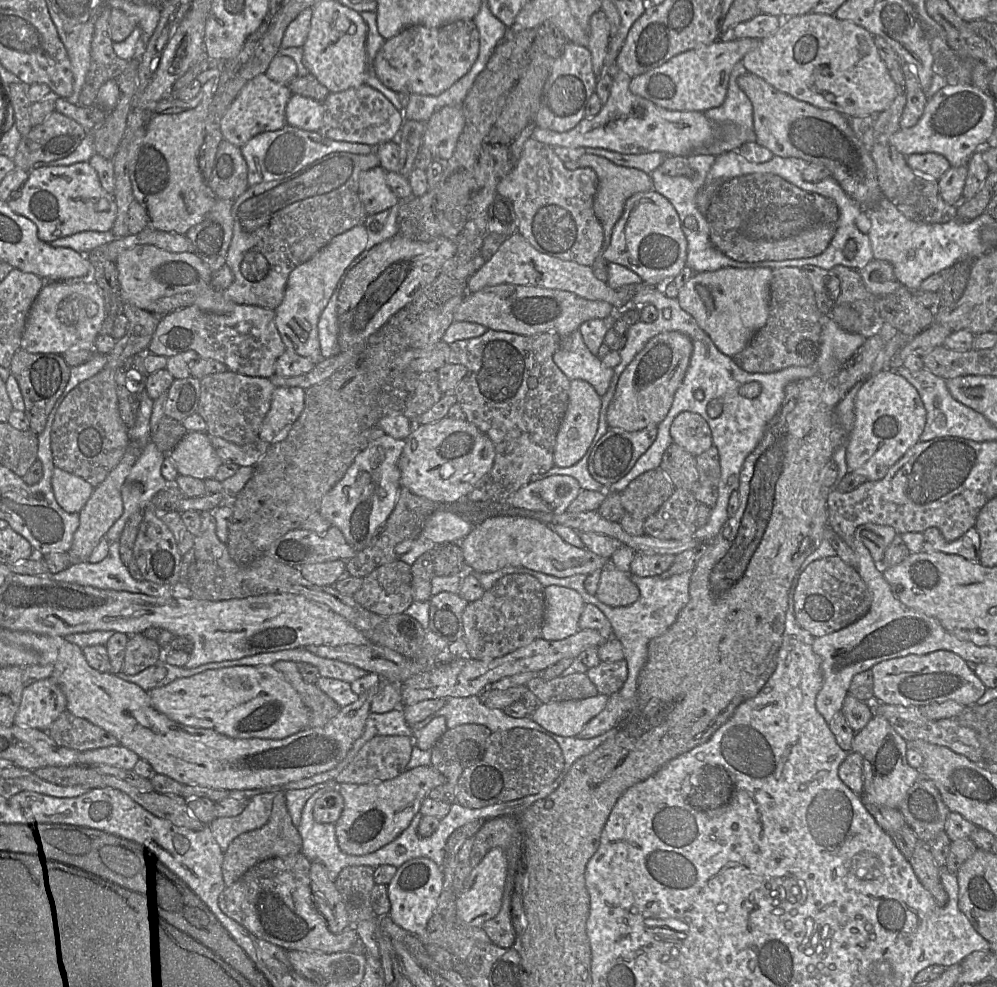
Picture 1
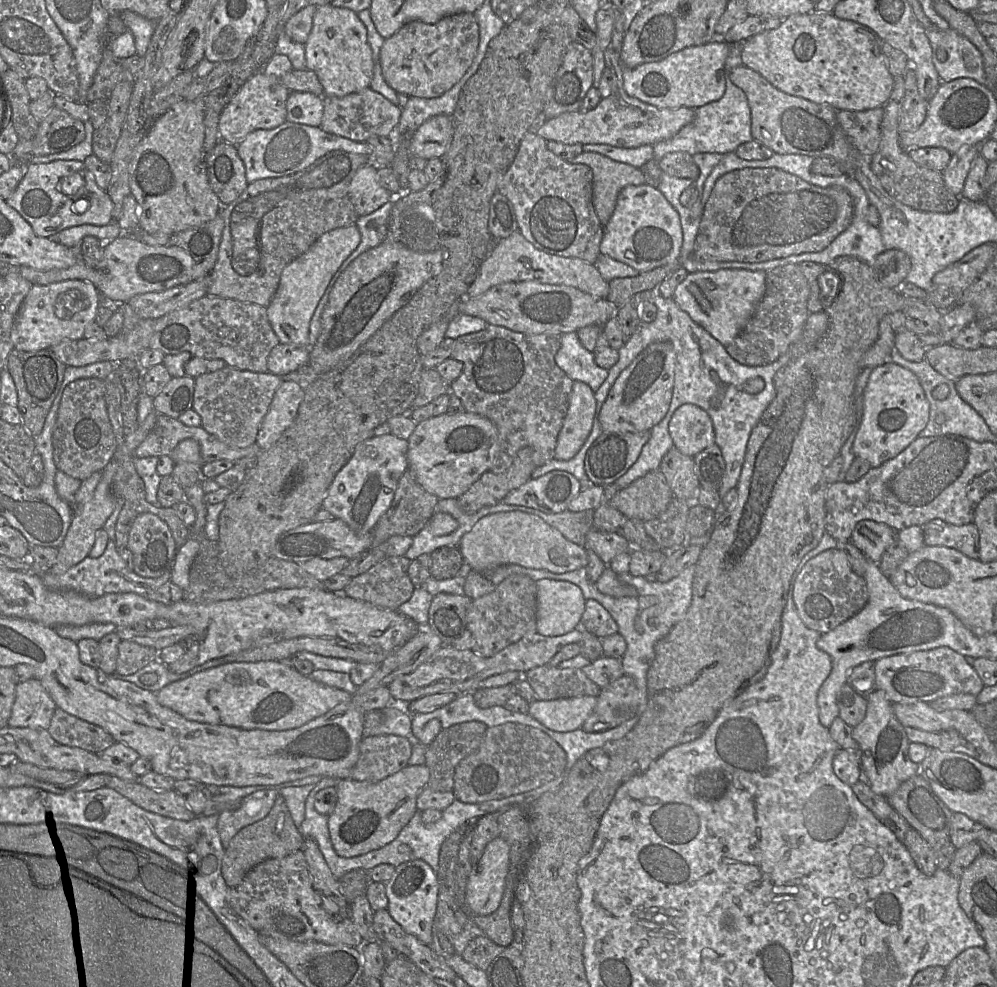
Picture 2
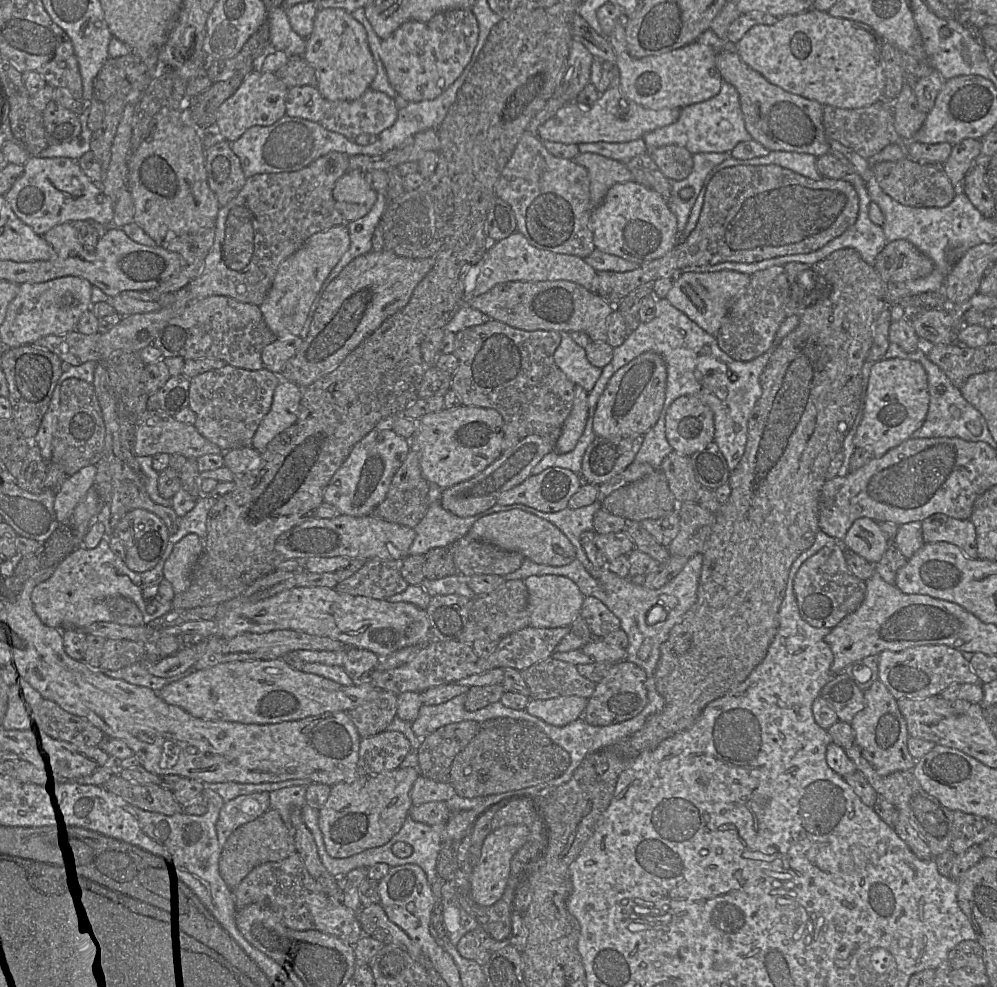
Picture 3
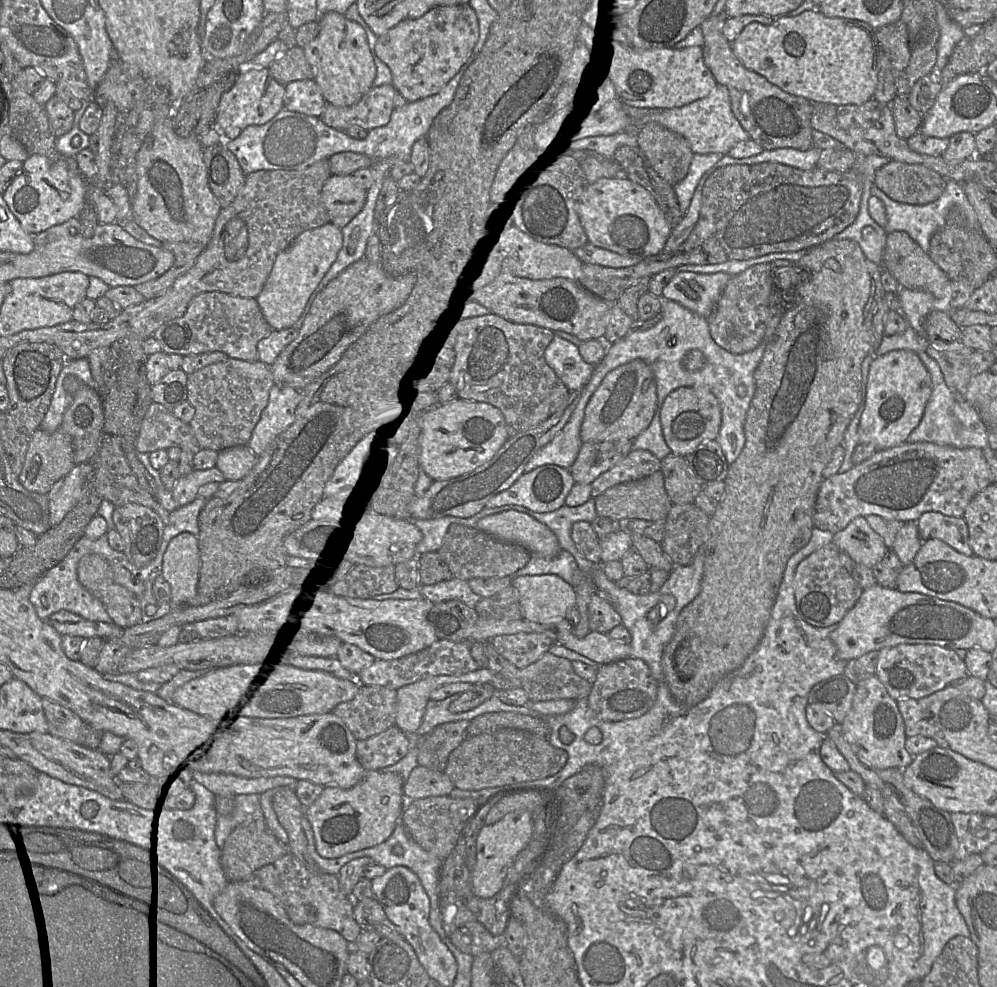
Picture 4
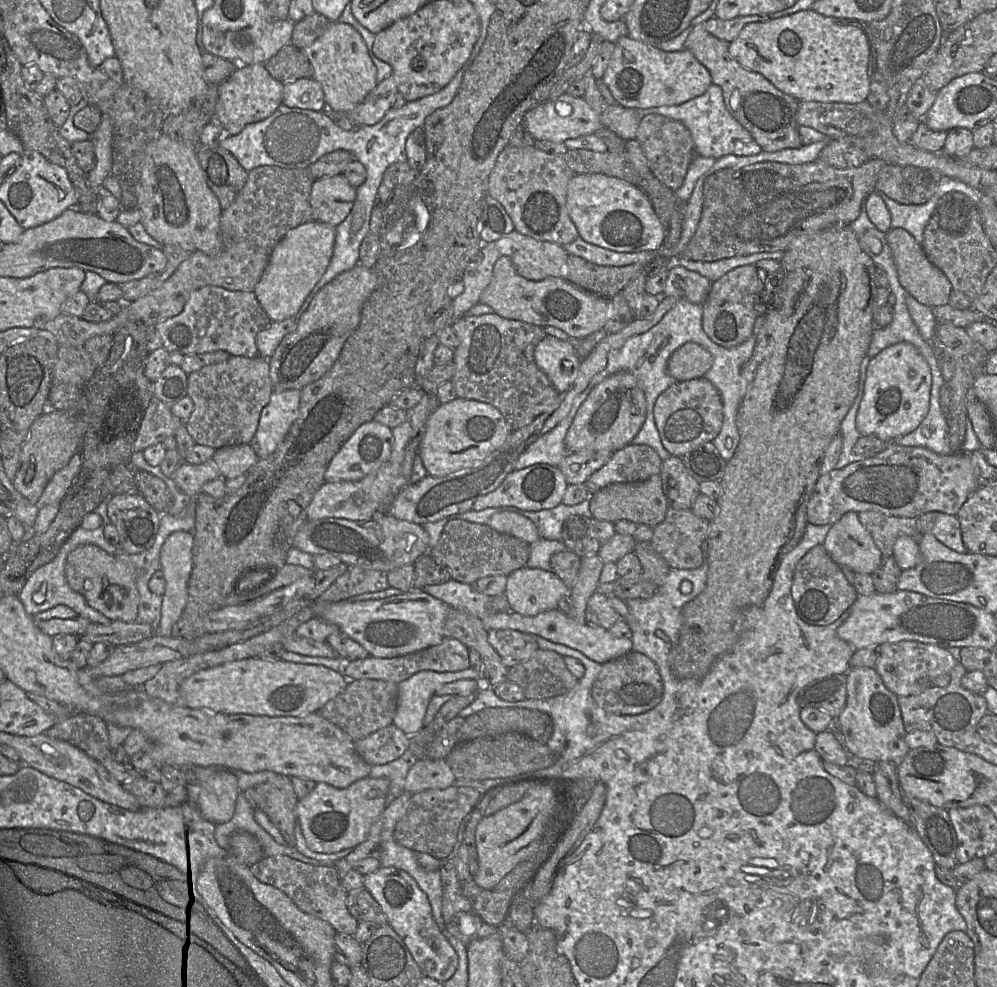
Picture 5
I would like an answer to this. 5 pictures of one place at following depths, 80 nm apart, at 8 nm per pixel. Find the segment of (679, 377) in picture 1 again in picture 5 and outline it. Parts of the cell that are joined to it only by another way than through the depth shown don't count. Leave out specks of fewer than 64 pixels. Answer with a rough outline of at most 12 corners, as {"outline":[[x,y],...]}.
{"outline":[[634,375],[595,386],[565,436],[569,453],[616,452],[647,411]]}

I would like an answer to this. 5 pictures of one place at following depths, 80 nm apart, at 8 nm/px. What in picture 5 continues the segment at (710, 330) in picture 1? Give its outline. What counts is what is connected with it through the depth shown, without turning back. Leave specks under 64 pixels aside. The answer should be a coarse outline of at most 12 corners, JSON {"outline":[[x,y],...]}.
{"outline":[[673,264],[664,296],[703,304],[712,282]]}

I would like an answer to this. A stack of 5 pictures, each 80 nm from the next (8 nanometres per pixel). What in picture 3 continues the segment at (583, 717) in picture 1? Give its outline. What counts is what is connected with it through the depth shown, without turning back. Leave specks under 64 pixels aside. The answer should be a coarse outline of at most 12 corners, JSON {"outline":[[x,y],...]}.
{"outline":[[580,696],[530,699],[526,711],[547,724],[566,726],[583,716]]}

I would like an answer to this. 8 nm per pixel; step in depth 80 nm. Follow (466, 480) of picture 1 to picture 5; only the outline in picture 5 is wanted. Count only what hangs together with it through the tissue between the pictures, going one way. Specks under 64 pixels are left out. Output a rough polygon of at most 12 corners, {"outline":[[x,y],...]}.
{"outline":[[457,397],[428,418],[429,475],[478,466],[512,430],[496,407]]}

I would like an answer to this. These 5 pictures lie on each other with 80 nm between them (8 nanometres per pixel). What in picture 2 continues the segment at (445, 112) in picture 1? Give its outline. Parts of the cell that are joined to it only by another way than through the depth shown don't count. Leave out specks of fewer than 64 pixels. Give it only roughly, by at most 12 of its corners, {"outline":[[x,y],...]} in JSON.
{"outline":[[451,116],[429,118],[409,137],[410,157],[442,158]]}

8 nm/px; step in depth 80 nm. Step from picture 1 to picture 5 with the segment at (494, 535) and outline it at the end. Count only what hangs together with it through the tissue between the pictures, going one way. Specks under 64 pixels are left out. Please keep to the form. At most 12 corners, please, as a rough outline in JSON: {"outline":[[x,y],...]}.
{"outline":[[514,512],[494,514],[487,525],[528,544],[541,538],[531,520]]}

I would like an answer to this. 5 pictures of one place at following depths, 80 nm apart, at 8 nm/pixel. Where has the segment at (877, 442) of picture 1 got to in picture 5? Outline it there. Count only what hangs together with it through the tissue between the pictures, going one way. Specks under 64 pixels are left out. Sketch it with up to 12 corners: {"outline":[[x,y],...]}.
{"outline":[[911,343],[870,359],[860,435],[895,442],[927,415],[931,370]]}

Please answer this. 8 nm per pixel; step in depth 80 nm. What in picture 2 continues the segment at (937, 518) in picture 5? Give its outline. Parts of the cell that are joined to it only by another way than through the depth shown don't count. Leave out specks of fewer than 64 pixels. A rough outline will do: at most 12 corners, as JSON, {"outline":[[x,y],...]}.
{"outline":[[934,519],[922,528],[924,545],[953,548],[979,559],[973,522]]}

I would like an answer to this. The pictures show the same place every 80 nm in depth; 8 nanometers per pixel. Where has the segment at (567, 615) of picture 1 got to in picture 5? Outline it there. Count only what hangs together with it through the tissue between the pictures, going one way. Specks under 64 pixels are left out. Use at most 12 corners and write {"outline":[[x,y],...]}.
{"outline":[[522,567],[507,576],[510,610],[557,609],[570,589],[552,571]]}

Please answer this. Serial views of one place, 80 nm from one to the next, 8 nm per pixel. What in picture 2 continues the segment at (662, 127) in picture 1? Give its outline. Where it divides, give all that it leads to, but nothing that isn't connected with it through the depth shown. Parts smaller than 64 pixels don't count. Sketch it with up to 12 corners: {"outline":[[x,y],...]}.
{"outline":[[619,53],[611,92],[592,110],[545,120],[563,144],[635,148],[669,139],[693,108],[657,108],[627,94]]}

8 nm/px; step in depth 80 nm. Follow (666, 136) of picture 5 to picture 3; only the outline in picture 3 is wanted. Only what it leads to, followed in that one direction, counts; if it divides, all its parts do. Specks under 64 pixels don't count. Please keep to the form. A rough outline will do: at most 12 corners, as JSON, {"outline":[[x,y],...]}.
{"outline":[[678,145],[648,151],[668,180],[683,180],[693,154]]}

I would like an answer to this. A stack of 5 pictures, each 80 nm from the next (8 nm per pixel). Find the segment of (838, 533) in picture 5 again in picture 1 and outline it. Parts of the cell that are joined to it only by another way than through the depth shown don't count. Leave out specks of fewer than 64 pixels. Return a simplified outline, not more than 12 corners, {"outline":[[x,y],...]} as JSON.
{"outline":[[865,523],[854,537],[881,565],[896,535],[891,526]]}

